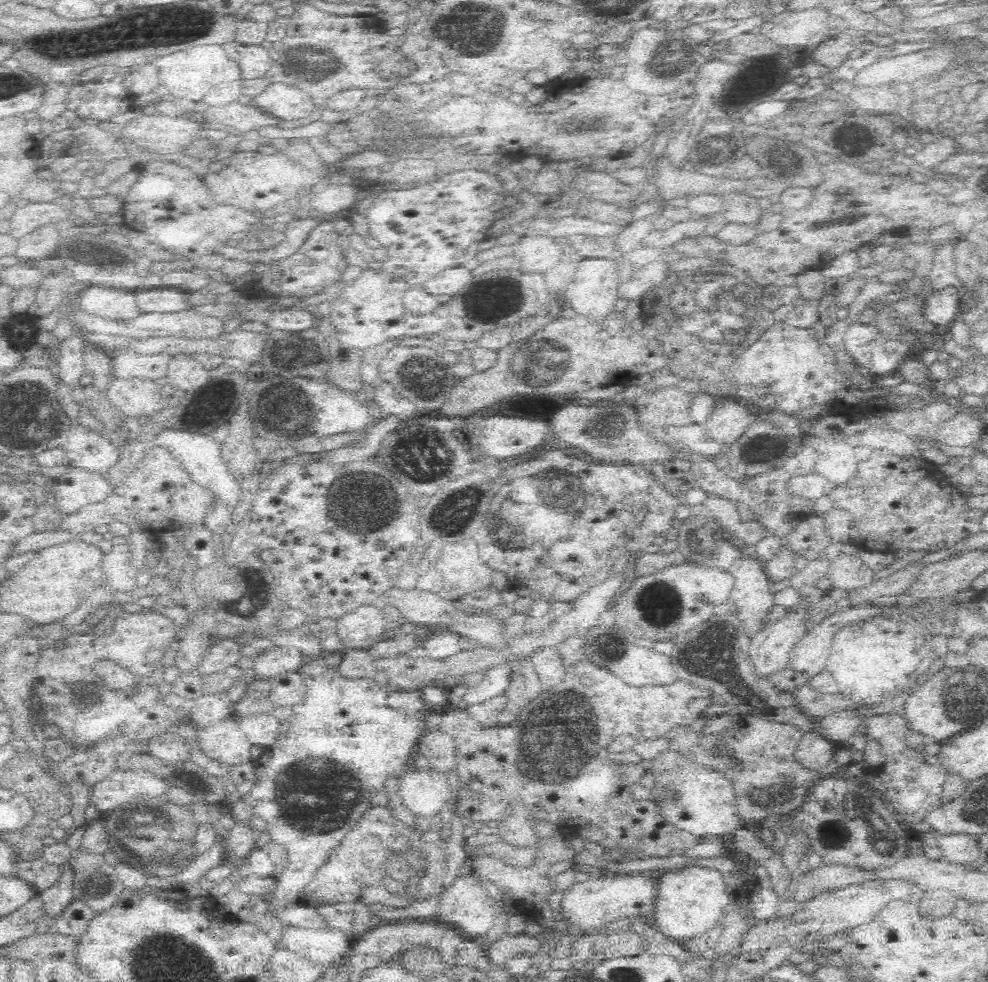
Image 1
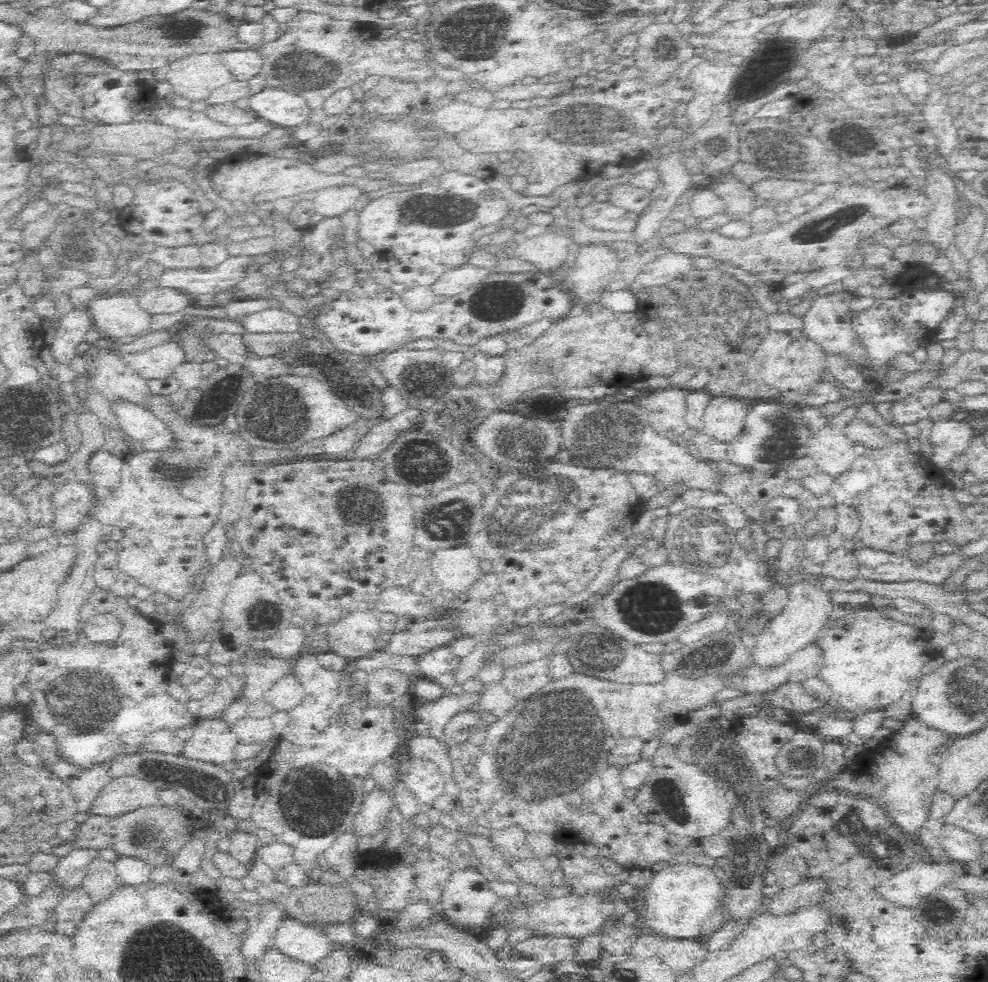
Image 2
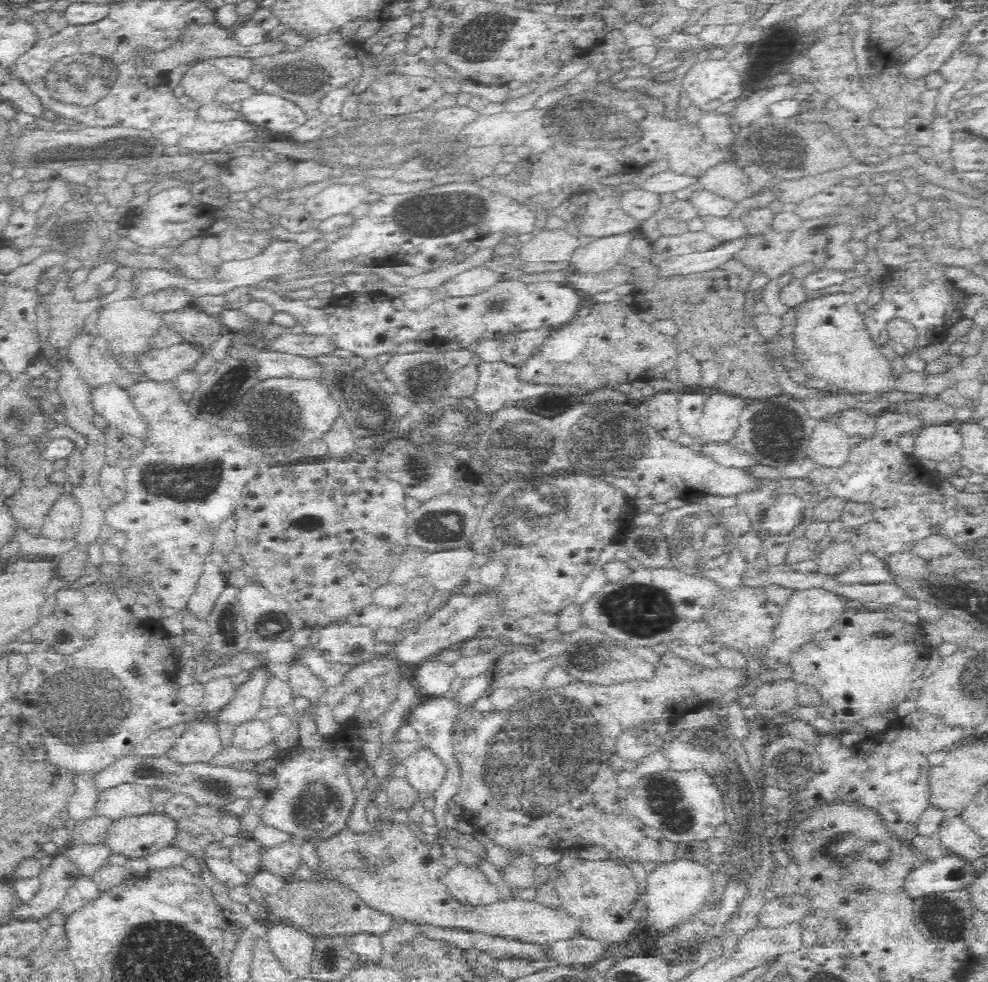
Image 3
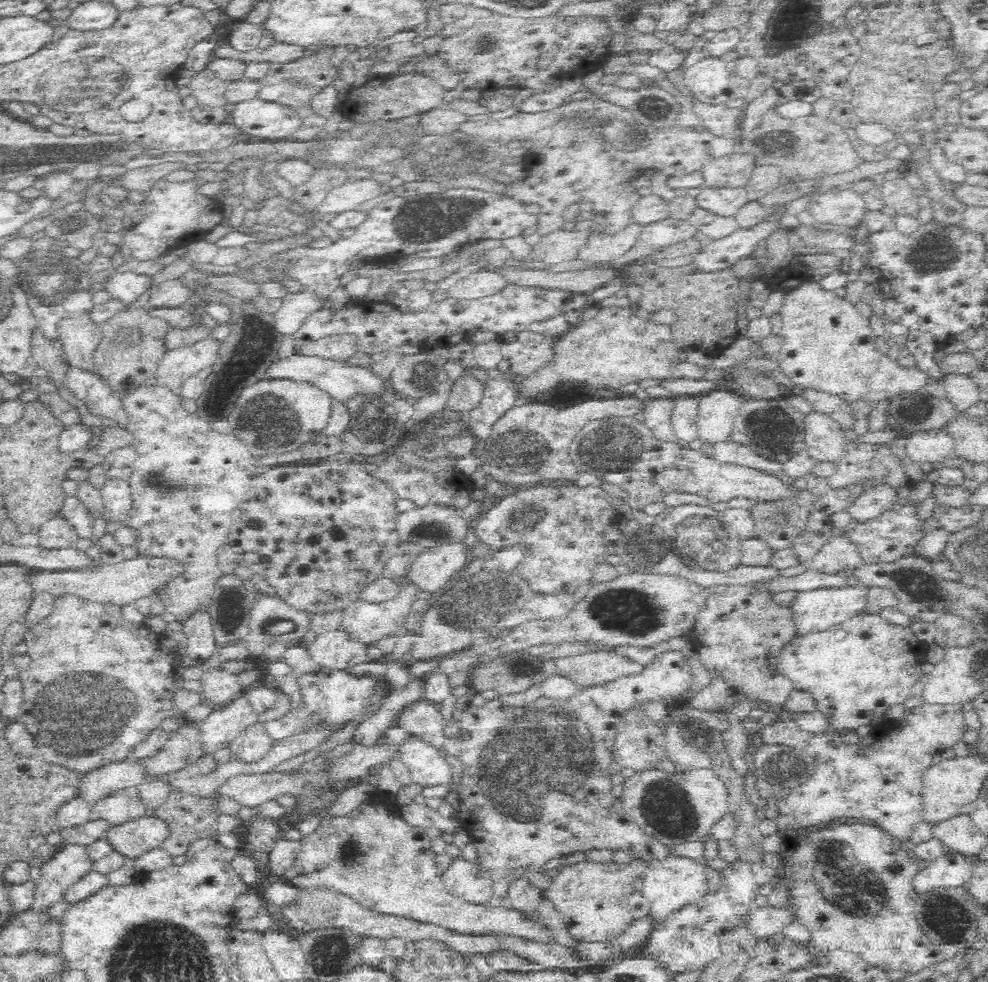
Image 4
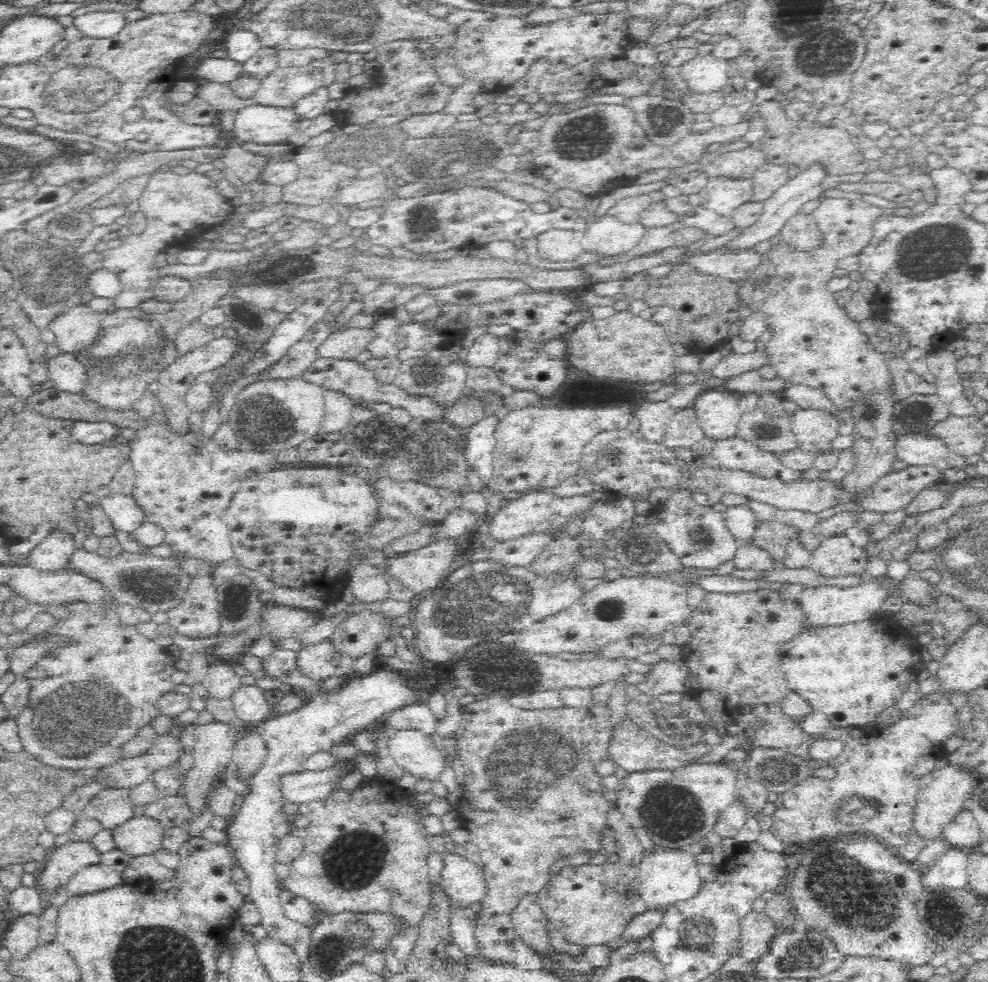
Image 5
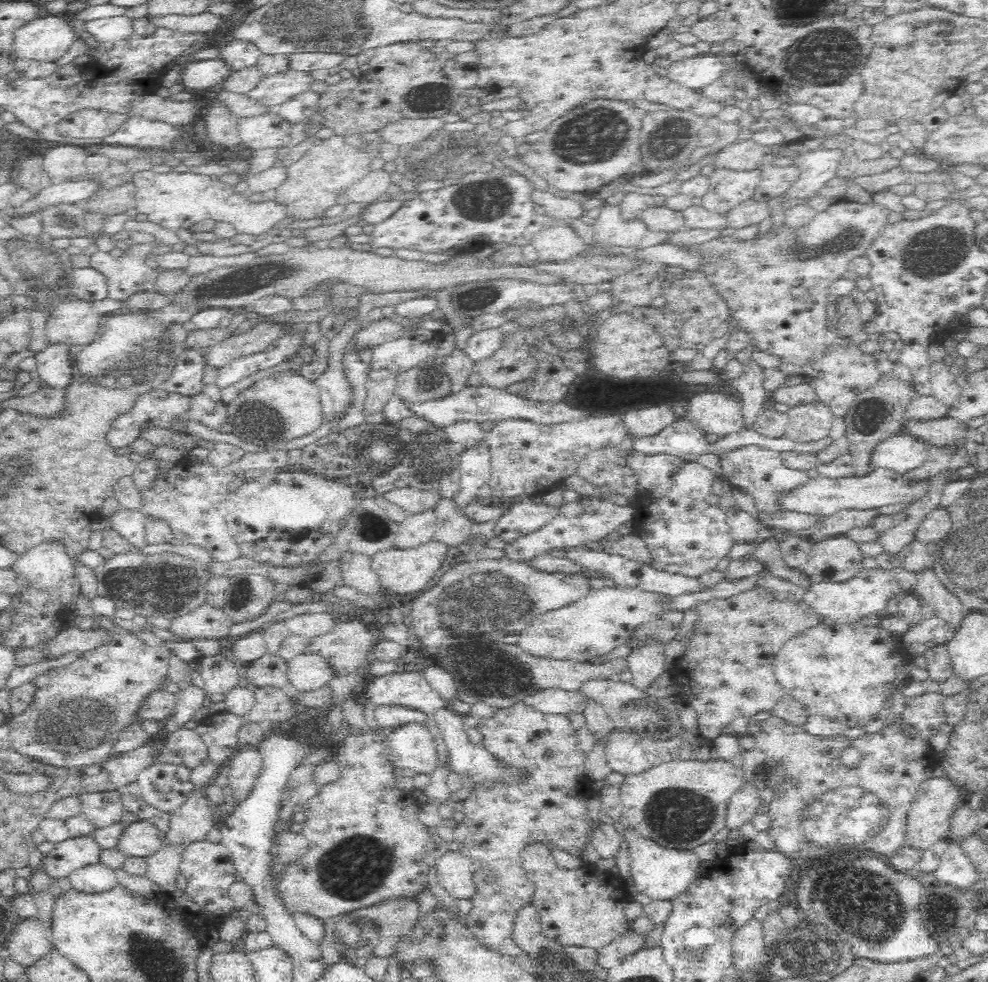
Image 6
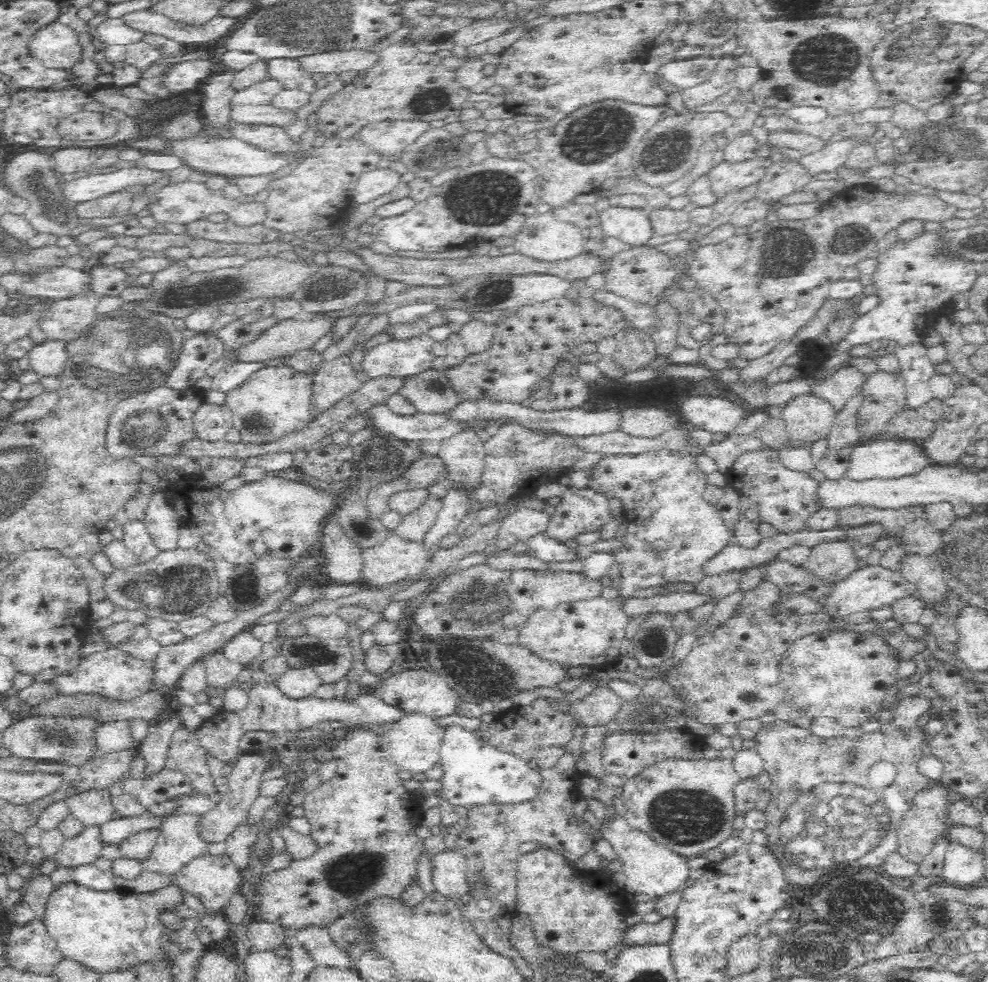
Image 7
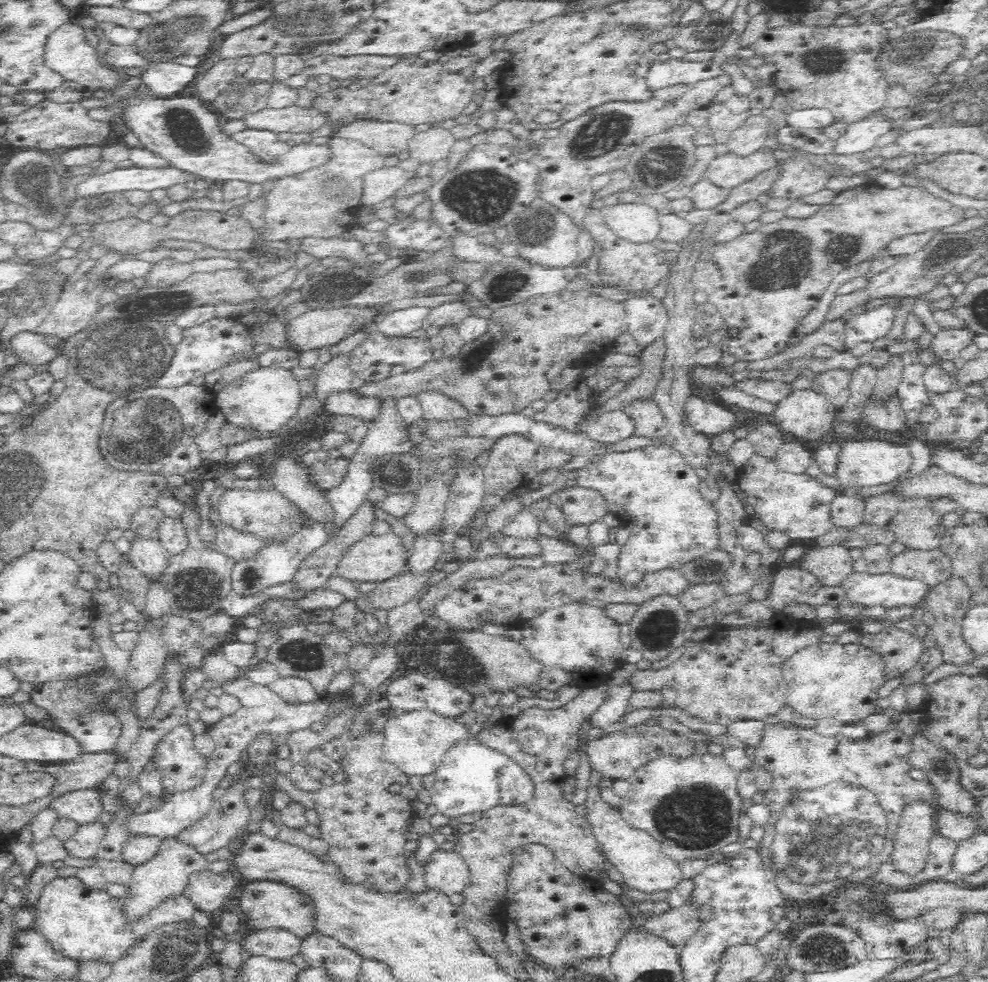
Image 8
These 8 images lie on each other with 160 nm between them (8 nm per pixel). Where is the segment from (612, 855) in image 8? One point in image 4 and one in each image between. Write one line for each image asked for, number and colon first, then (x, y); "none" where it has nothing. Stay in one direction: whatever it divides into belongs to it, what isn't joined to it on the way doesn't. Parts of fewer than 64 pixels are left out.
4: (676, 882)
5: (667, 877)
6: (661, 873)
7: (652, 870)

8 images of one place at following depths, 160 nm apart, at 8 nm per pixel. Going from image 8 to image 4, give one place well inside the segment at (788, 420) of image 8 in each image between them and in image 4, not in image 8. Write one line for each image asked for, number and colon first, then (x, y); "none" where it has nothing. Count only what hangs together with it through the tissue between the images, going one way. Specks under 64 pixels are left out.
4: (824, 440)
5: (815, 430)
6: (809, 422)
7: (809, 418)

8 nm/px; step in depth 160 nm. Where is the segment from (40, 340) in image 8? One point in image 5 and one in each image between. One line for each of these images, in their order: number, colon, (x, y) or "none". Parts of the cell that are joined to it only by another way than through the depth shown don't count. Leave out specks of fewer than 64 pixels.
5: (68, 374)
6: (54, 365)
7: (49, 359)

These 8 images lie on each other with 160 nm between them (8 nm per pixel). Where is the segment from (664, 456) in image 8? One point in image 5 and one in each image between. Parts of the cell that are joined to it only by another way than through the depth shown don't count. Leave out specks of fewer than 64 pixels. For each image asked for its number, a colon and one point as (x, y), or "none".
5: (698, 534)
6: (688, 536)
7: (672, 534)

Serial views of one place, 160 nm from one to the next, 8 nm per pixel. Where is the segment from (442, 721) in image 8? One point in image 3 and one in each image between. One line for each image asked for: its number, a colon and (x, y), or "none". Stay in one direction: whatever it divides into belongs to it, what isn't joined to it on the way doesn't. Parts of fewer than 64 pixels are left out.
3: (425, 771)
4: (428, 767)
5: (416, 752)
6: (412, 746)
7: (414, 742)

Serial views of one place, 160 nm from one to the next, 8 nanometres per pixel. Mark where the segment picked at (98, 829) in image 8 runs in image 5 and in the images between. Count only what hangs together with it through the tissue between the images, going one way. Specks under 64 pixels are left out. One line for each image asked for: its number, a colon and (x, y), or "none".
5: (63, 862)
6: (67, 856)
7: (85, 848)

